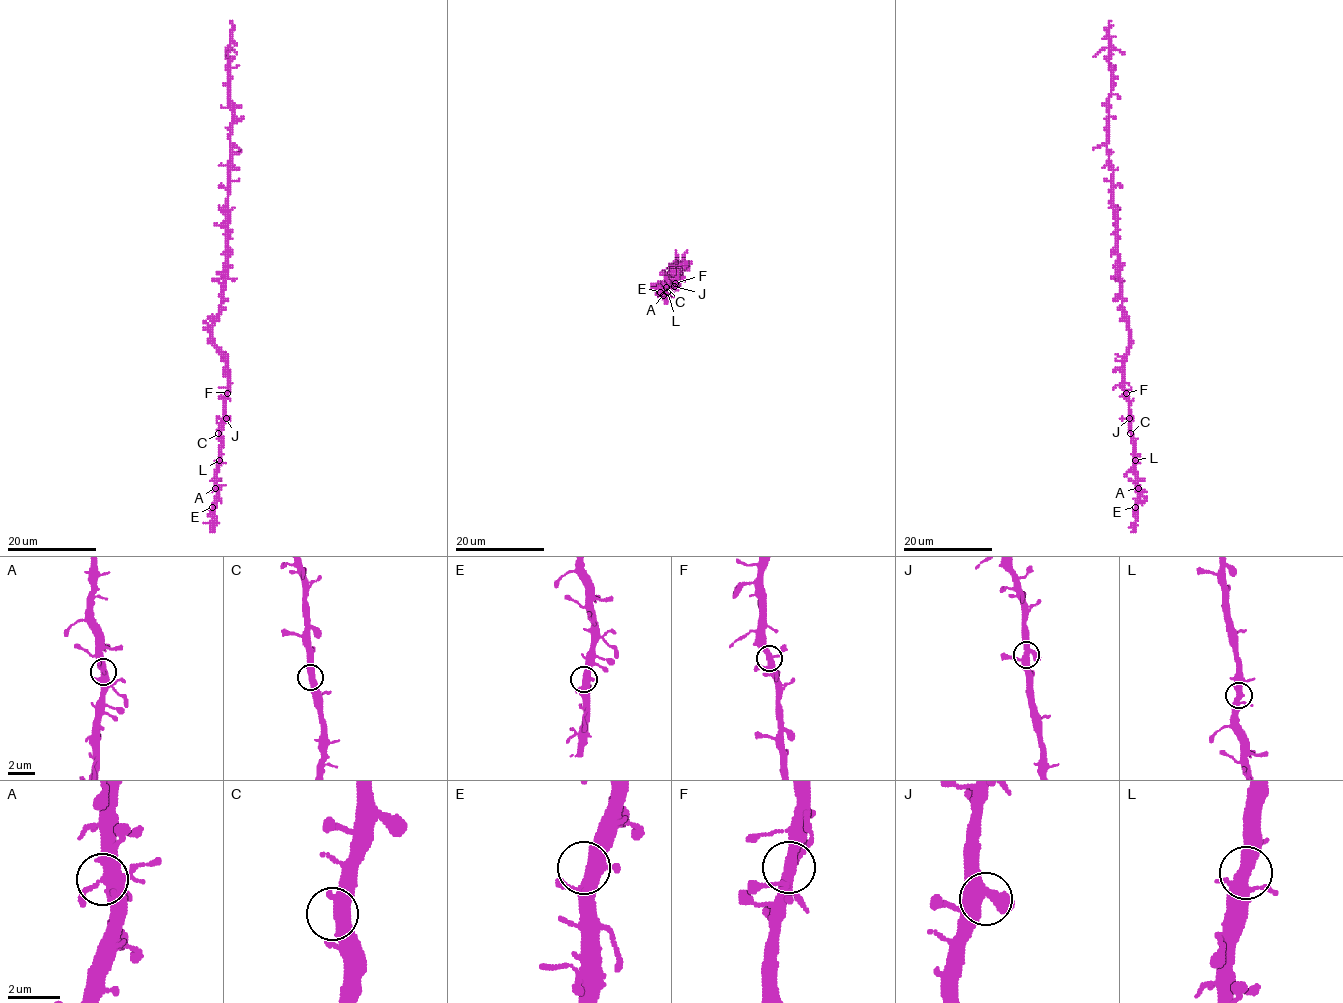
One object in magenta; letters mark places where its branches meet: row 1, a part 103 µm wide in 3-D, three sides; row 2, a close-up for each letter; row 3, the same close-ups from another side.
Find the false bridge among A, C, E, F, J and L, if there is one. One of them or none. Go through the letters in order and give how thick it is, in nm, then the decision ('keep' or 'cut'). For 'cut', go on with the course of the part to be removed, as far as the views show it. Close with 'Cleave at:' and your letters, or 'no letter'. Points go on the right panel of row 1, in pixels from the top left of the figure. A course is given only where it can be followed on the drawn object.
A: 440 nm thick; keep
C: 480 nm thick; keep
E: 440 nm thick; keep
F: 360 nm thick; keep
J: 420 nm thick; keep
L: 400 nm thick; keep
Cleave at: no letter

